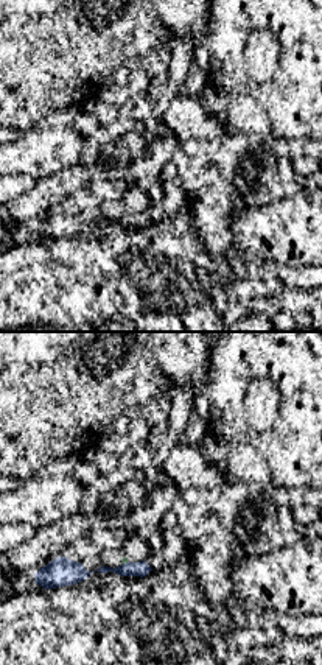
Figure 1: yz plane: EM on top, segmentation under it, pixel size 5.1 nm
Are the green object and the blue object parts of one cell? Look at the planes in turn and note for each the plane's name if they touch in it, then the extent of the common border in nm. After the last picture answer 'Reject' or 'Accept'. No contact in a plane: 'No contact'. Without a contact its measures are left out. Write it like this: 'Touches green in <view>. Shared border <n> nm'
Touches green in yz. Shared border 40 nm

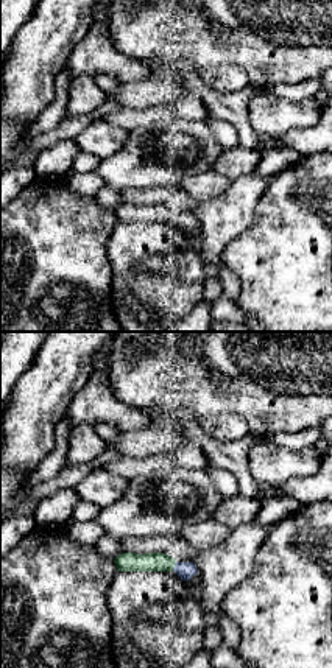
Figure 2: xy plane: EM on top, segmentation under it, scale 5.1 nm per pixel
Touches green in xy. Shared border 50 nm

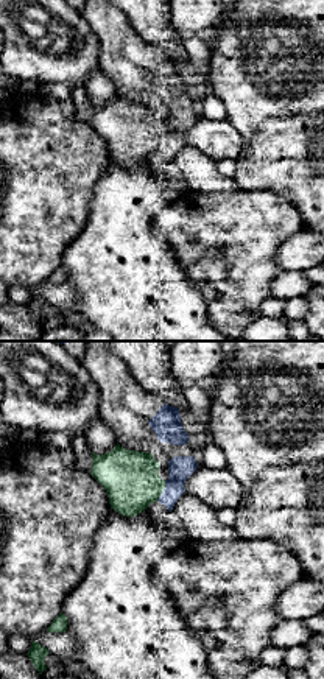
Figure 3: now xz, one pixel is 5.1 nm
Touches green in xz. Shared border 120 nm

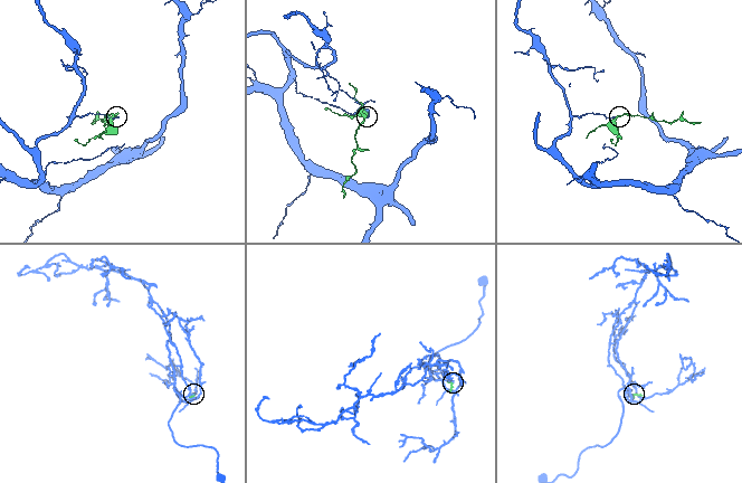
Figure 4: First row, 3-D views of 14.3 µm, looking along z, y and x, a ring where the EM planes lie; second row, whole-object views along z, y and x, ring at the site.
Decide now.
Accept

